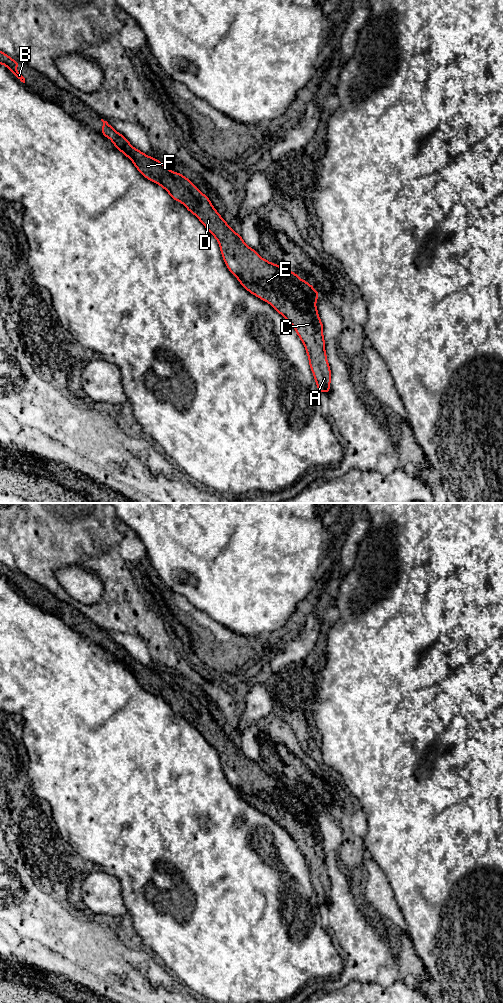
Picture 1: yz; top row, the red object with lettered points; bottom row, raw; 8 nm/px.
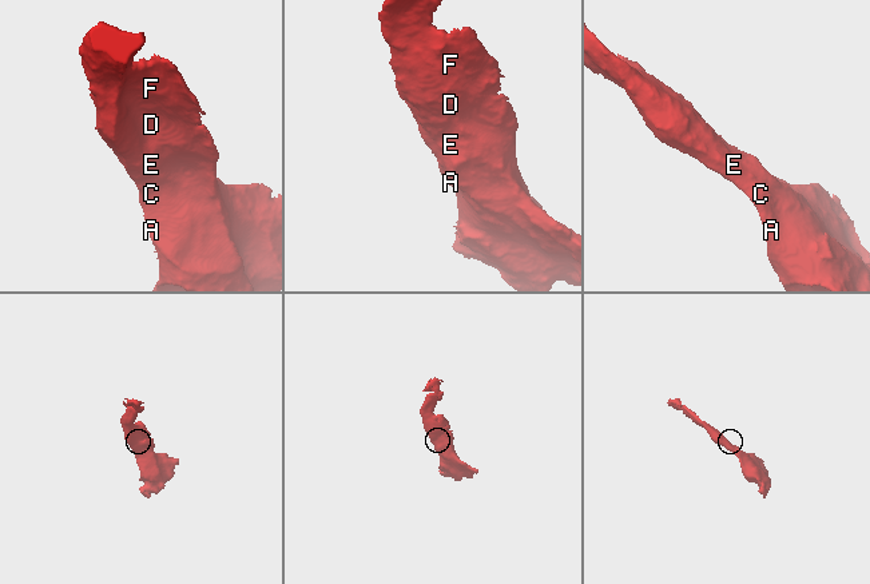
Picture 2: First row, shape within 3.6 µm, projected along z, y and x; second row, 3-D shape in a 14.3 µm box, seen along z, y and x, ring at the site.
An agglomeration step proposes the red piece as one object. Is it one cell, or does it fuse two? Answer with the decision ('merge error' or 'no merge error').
no merge error

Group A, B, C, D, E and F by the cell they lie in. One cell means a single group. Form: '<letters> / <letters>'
A B C D E F

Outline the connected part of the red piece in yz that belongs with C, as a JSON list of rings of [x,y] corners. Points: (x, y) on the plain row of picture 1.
[[[101,631],[101,633],[103,634],[101,646],[109,650],[113,654],[114,658],[129,670],[135,677],[136,681],[146,691],[160,697],[175,713],[181,714],[189,724],[194,726],[200,732],[200,734],[206,739],[212,748],[216,750],[220,758],[224,775],[226,776],[228,782],[238,791],[240,796],[248,804],[269,815],[293,838],[306,861],[307,868],[309,870],[309,878],[315,890],[319,906],[323,903],[328,906],[330,904],[331,882],[325,863],[325,851],[323,849],[324,838],[320,832],[316,819],[316,812],[321,806],[318,805],[307,793],[302,792],[292,782],[286,782],[280,779],[278,776],[273,776],[268,772],[263,771],[253,760],[248,759],[240,746],[237,746],[233,741],[231,741],[227,734],[216,723],[207,707],[201,705],[188,690],[183,688],[181,685],[172,684],[167,677],[163,676],[156,670],[149,669],[140,662],[134,660],[129,653],[122,646],[118,645],[113,639],[111,639],[107,633],[104,633],[103,631]]]

